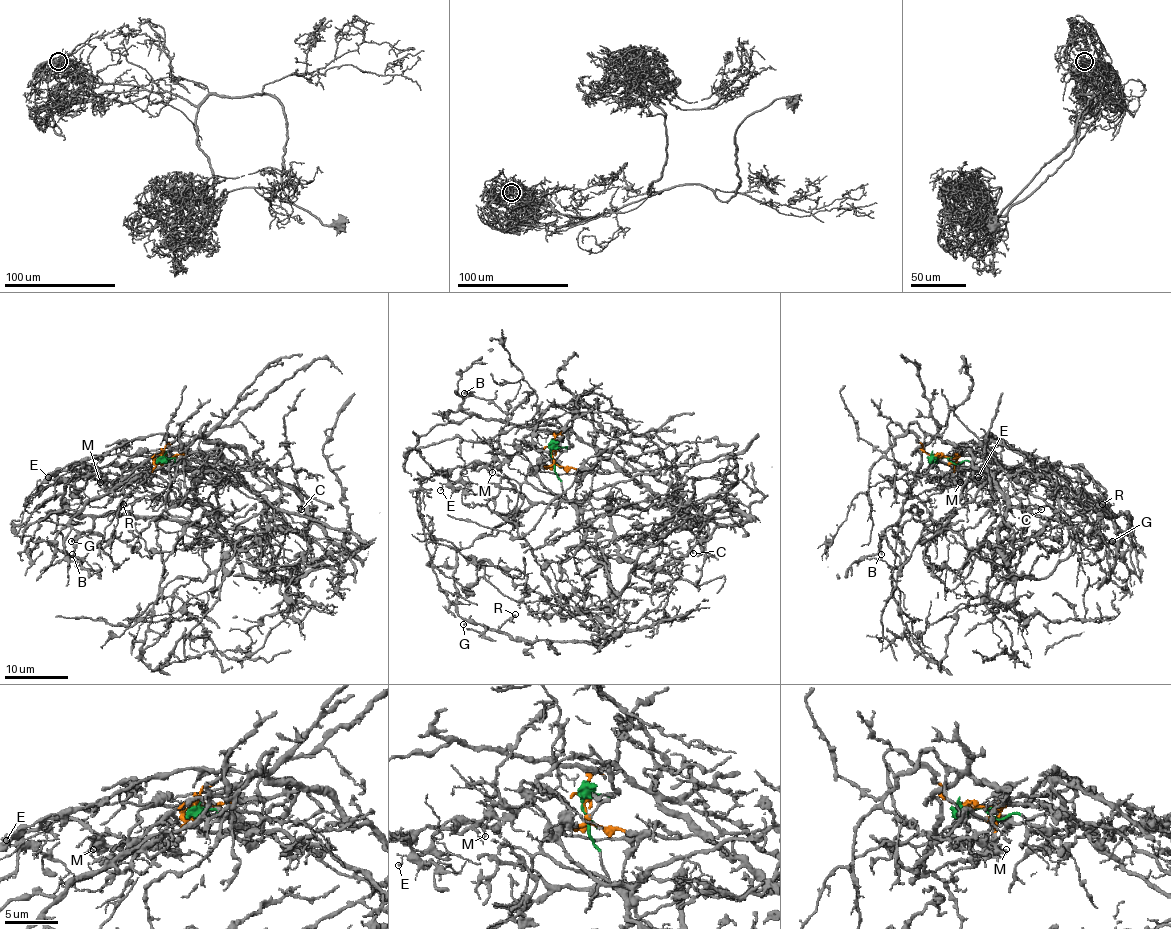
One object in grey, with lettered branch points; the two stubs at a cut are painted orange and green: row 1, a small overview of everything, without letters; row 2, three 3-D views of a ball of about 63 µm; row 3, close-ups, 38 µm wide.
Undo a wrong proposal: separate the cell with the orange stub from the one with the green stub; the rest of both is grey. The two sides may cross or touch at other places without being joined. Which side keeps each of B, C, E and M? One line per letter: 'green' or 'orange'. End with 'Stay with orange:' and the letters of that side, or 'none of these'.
B: orange
C: orange
E: green
M: green
Stay with orange: B, C

